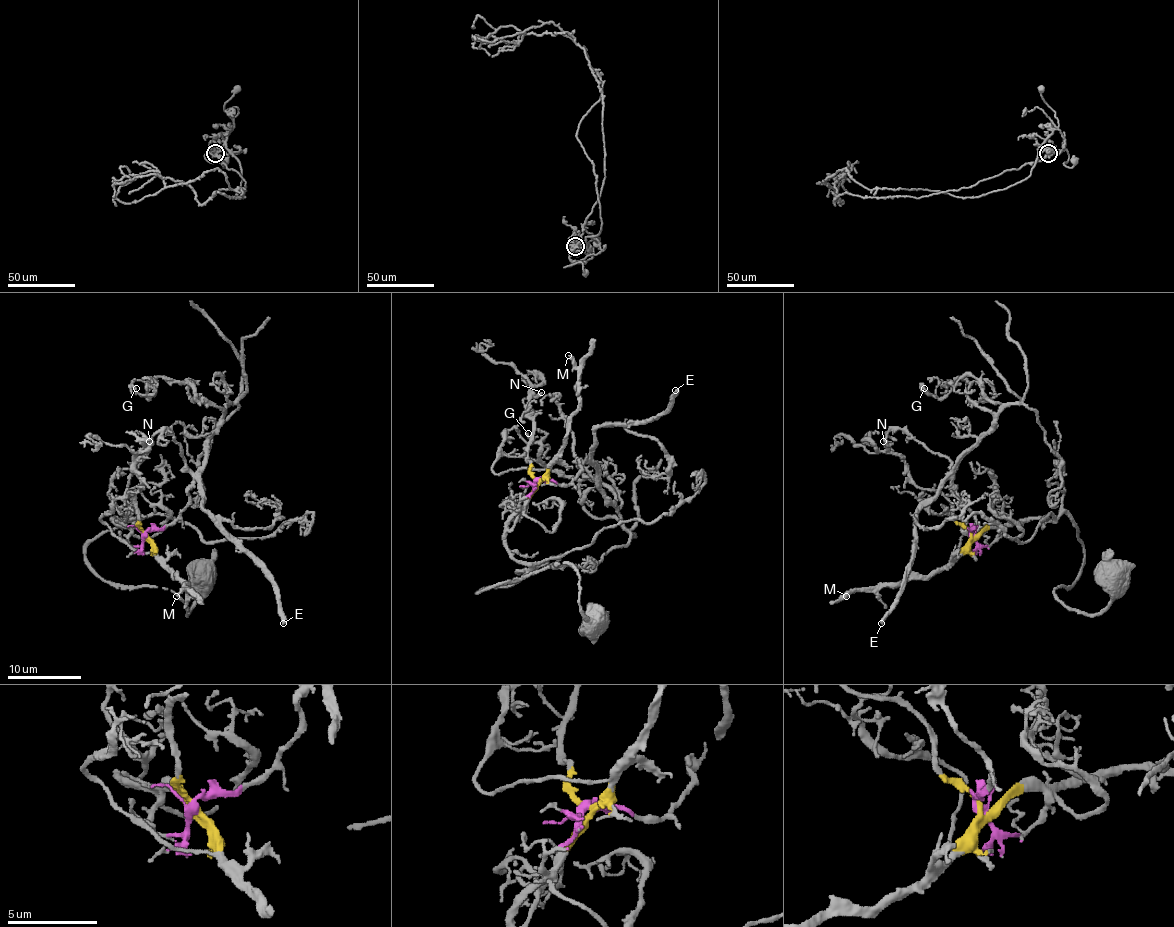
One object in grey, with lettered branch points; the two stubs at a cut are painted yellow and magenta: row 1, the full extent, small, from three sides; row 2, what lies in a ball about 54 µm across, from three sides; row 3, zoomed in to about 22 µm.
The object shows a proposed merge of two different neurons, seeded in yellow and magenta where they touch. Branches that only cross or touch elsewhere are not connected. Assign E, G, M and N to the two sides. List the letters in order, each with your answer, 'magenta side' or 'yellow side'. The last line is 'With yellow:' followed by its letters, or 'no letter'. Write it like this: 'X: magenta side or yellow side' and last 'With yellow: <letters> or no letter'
E: magenta side
G: magenta side
M: yellow side
N: yellow side
With yellow: M, N

